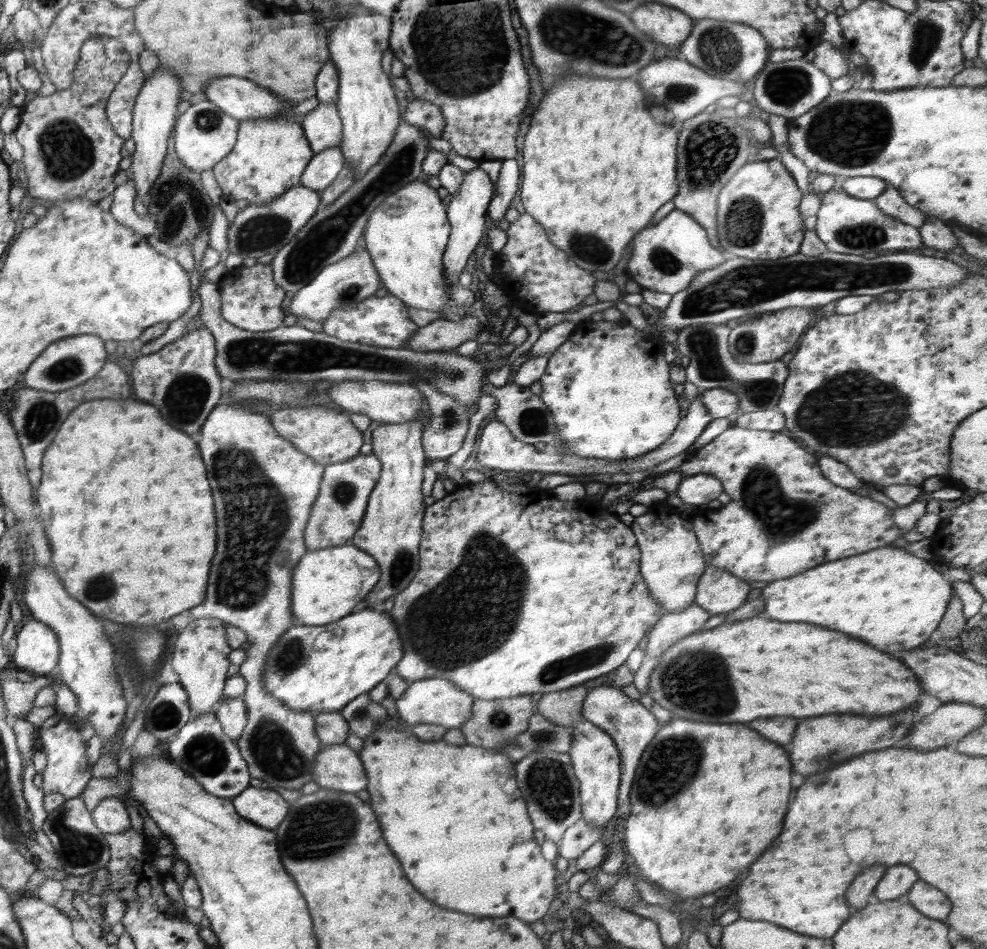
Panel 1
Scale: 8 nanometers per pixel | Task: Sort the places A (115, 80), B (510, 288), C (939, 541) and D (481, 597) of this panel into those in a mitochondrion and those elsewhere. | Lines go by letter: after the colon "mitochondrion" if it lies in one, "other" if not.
A: other
B: other
C: other
D: mitochondrion

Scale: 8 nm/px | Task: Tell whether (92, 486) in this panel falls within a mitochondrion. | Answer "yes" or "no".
no

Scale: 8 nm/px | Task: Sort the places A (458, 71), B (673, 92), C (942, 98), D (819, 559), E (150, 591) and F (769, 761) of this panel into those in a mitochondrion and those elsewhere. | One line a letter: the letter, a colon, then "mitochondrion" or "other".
A: mitochondrion
B: mitochondrion
C: other
D: other
E: other
F: other

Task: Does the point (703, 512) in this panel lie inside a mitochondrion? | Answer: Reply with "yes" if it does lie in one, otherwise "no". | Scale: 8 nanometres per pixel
no

